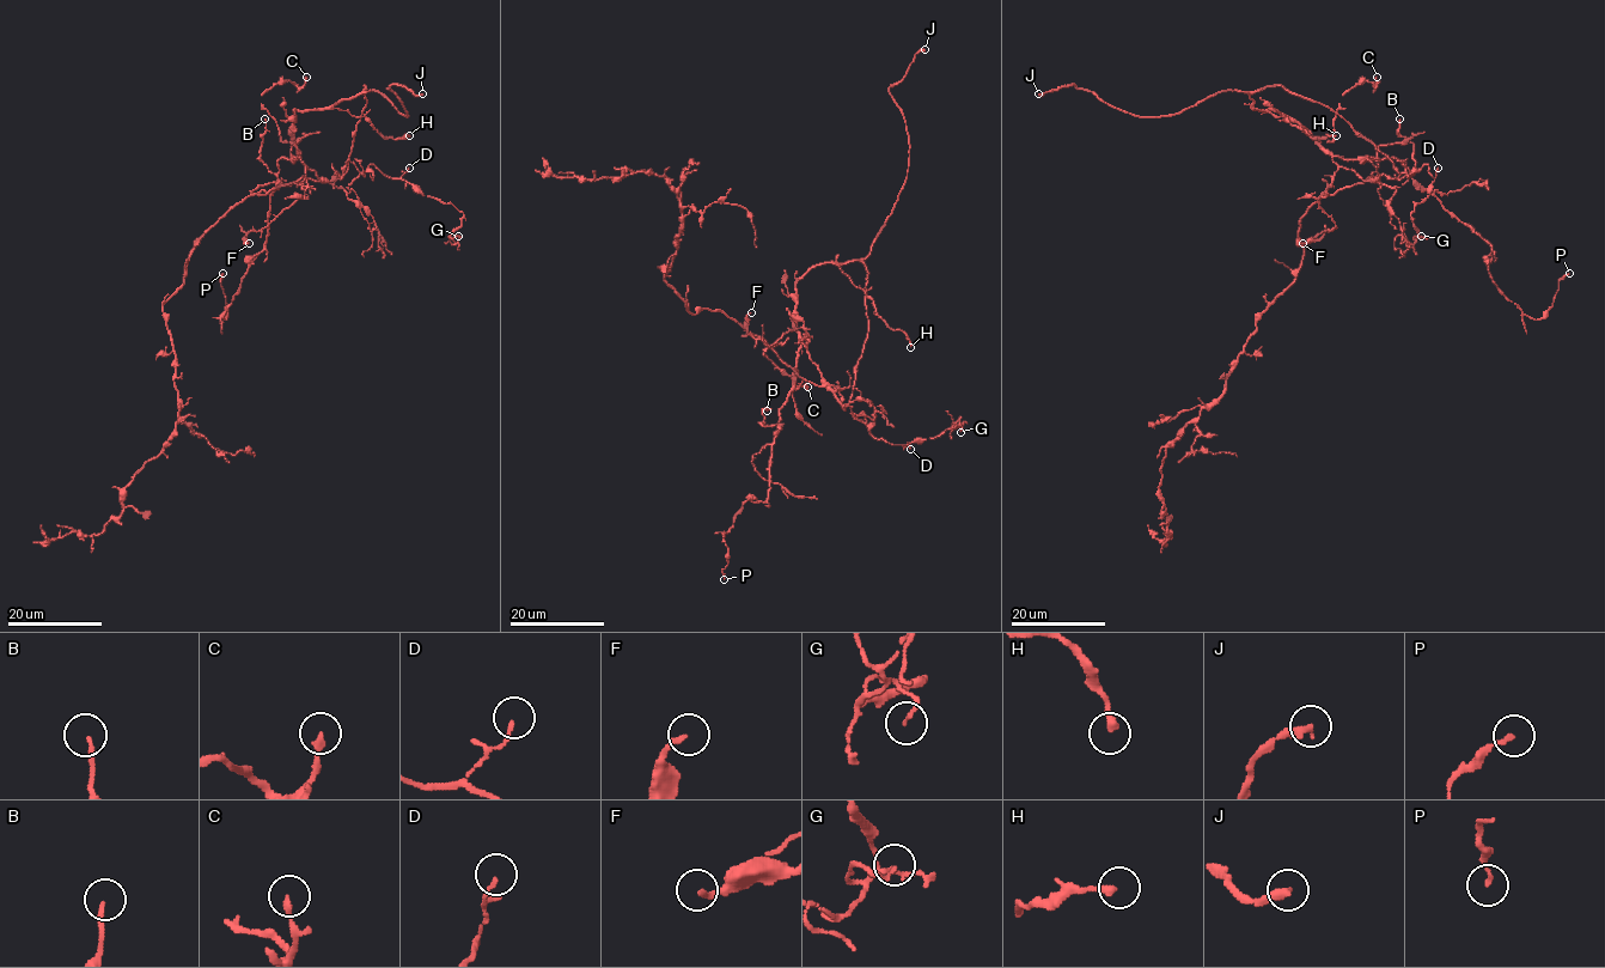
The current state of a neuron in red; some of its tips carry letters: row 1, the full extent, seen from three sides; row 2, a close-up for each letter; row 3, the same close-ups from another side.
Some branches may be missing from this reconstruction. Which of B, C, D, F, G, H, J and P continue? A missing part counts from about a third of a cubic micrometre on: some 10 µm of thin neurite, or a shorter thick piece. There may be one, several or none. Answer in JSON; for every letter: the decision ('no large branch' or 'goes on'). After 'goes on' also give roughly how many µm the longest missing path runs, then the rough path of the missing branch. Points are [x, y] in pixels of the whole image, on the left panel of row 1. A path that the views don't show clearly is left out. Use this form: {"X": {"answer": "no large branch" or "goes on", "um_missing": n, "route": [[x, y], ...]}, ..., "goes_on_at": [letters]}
{"B": {"answer": "no large branch"}, "C": {"answer": "goes on", "um_missing": 30, "route": [[306, 77], [323, 67], [346, 69], [365, 80], [377, 68], [407, 60]]}, "D": {"answer": "no large branch"}, "F": {"answer": "no large branch"}, "G": {"answer": "no large branch"}, "H": {"answer": "no large branch"}, "J": {"answer": "goes on", "um_missing": 30}, "P": {"answer": "no large branch"}, "goes_on_at": ["C", "J"]}

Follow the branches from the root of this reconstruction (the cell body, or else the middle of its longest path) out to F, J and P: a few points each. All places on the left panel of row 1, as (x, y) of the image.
F: (260, 194), (303, 177), (321, 180), (306, 168), (305, 195), (258, 231), (250, 231), (245, 236), (249, 243)
J: (260, 194), (303, 177), (321, 181), (293, 141), (296, 110), (376, 90), (408, 116), (388, 87), (422, 93)
P: (260, 194), (321, 180), (300, 157), (278, 162), (267, 243), (226, 320), (223, 273)

